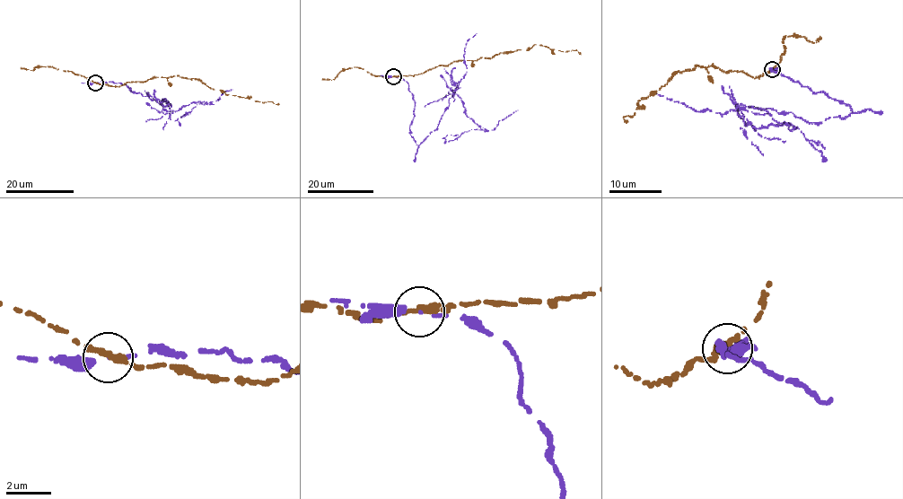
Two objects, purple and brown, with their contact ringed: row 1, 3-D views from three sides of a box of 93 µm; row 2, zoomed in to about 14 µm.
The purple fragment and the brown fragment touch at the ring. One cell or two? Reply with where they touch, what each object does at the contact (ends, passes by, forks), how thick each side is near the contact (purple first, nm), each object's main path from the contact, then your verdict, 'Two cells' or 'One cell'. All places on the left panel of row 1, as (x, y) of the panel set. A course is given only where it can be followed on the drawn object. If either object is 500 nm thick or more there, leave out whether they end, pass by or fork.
Place: (95, 83). At the ring purple ends. At the ring brown ends. Thickness 220 nm (purple) against 420 nm. Course of purple: (94, 83), (127, 85), (162, 104), (166, 99), (158, 102), (168, 111), (206, 102), (178, 118), (179, 126). Course of brown: (94, 83), (119, 86), (127, 82), (174, 75), (199, 79), (211, 88), (226, 94), (279, 104). Two cells

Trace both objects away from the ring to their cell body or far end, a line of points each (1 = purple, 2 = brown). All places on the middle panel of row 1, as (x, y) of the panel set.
1: (393, 76), (412, 94), (409, 134), (418, 145), (437, 128), (458, 83), (451, 88), (481, 128), (444, 143)
2: (393, 76), (418, 74), (455, 61), (477, 60), (527, 50), (534, 44), (560, 51), (576, 49), (581, 54)

